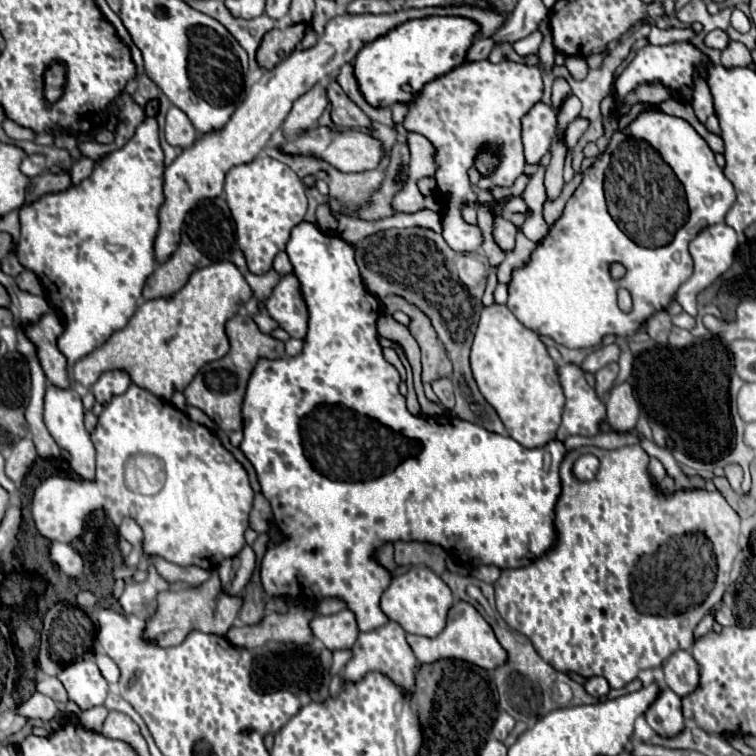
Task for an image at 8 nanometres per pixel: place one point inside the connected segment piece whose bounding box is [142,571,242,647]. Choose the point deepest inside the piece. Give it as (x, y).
(206, 608)

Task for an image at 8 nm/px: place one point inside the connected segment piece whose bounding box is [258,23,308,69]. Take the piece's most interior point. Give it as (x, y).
(279, 43)

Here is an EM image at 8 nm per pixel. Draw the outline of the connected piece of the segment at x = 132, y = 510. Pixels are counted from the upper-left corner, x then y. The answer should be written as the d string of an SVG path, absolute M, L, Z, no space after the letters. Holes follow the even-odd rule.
M130 385L98 417L92 443L96 447L96 475L92 481L52 475L34 491L32 515L46 539L72 543L82 537L88 515L106 509L108 519L112 513L114 527L122 517L132 517L142 527L144 557L162 557L176 565L194 563L212 571L222 559L234 557L246 545L244 531L254 491L244 467L208 427L194 423L166 399ZM136 453L156 455L166 465L166 485L154 497L132 493L124 485L124 463Z

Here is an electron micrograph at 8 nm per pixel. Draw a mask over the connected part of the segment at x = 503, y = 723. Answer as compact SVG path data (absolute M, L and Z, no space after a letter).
M500 713L500 717L498 717L492 733L494 733L494 737L498 741L504 741L508 737L508 733L512 731L512 727L514 727L514 719L508 713Z

